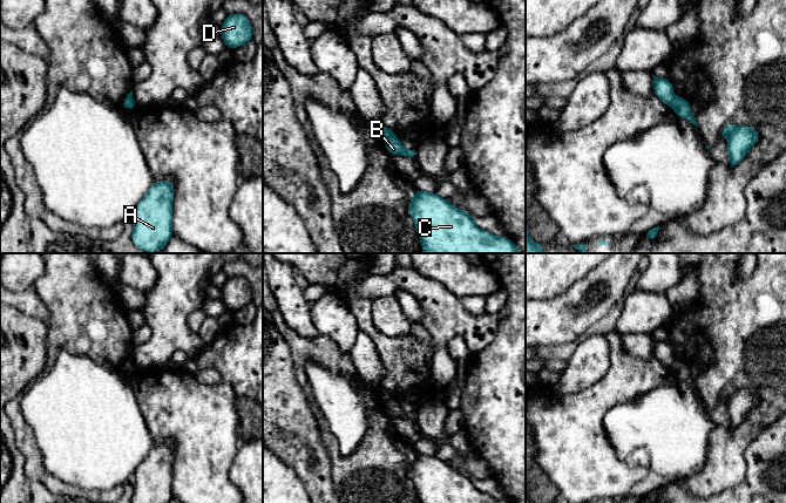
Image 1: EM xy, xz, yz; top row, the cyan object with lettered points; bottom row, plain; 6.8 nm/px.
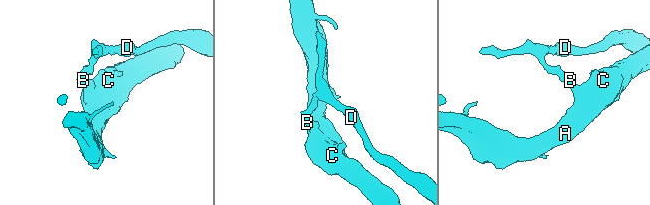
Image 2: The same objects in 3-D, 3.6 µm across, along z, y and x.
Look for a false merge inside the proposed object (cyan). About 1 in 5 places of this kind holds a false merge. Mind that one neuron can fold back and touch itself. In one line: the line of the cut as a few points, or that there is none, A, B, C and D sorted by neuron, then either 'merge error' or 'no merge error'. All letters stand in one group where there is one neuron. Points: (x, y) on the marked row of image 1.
xz (394, 136), (386, 138) | A B C / D | merge error

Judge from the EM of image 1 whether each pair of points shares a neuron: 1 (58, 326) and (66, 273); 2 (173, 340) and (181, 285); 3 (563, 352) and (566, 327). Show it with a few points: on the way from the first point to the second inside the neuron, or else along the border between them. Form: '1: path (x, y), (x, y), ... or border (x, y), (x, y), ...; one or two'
1: path (66, 313), (66, 286); one
2: path (173, 326), (173, 299); one
3: border (588, 328), (570, 341), (537, 347); two

